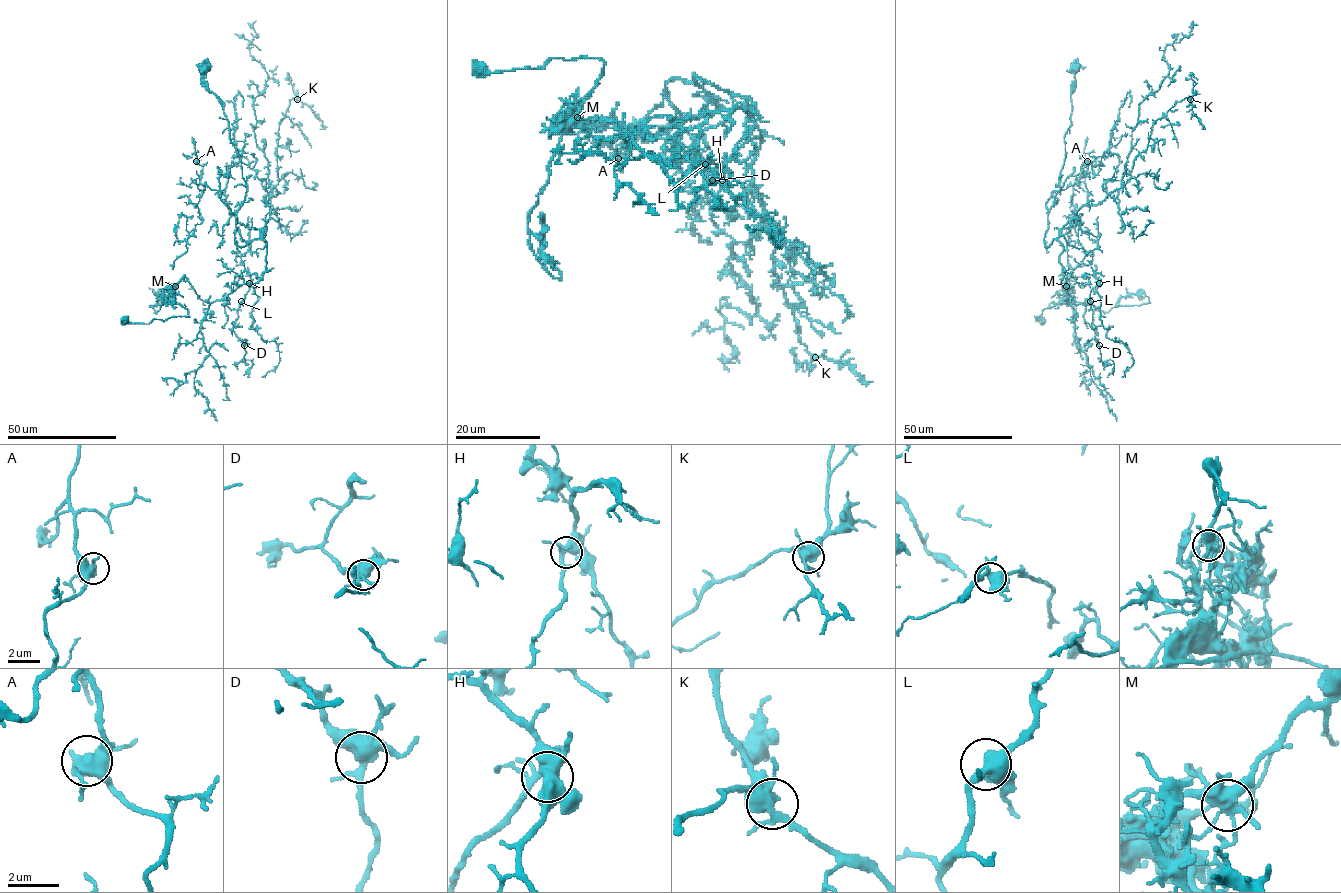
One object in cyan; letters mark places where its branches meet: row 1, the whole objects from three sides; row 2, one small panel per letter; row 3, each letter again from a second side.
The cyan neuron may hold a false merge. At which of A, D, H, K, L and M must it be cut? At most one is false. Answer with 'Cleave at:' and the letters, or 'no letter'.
Cleave at: M

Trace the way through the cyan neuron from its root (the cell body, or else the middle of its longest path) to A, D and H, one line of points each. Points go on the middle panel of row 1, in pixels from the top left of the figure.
A: (480, 69), (600, 58), (573, 113), (627, 129), (755, 107), (694, 74), (672, 78), (618, 158)
D: (480, 69), (600, 58), (573, 113), (627, 129), (742, 108), (724, 178), (713, 163), (689, 173), (712, 180)
H: (480, 69), (600, 58), (603, 72), (573, 113), (627, 129), (665, 114), (742, 108), (747, 135), (722, 180)

